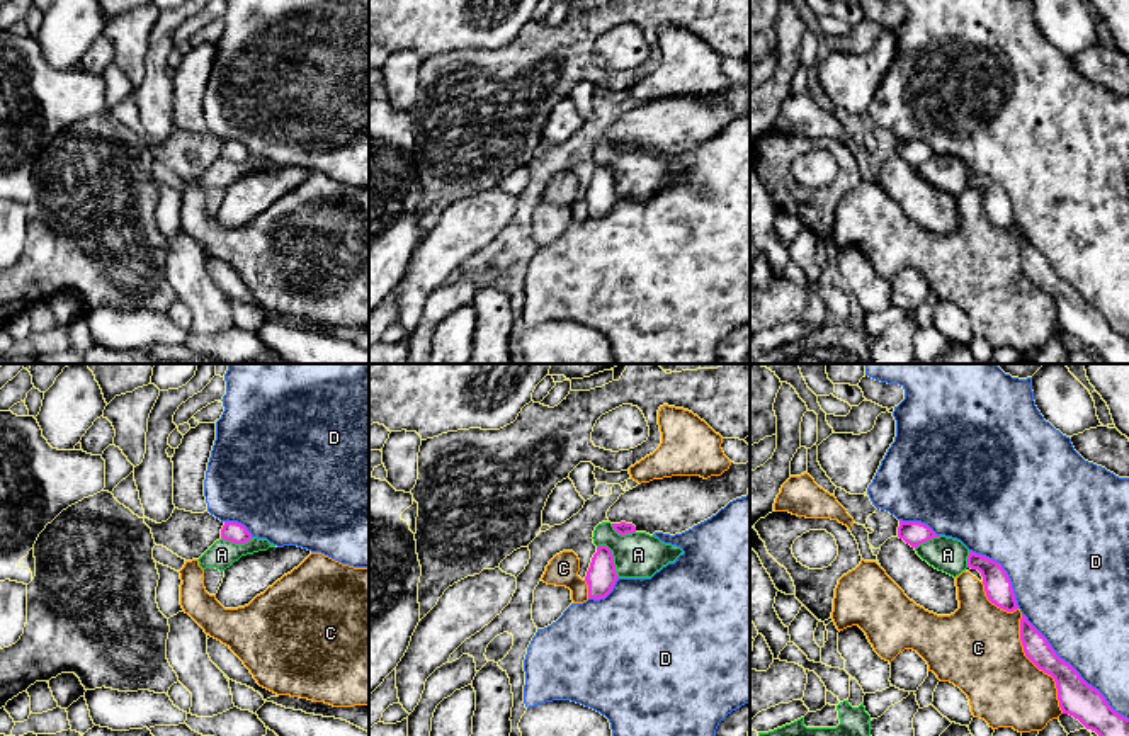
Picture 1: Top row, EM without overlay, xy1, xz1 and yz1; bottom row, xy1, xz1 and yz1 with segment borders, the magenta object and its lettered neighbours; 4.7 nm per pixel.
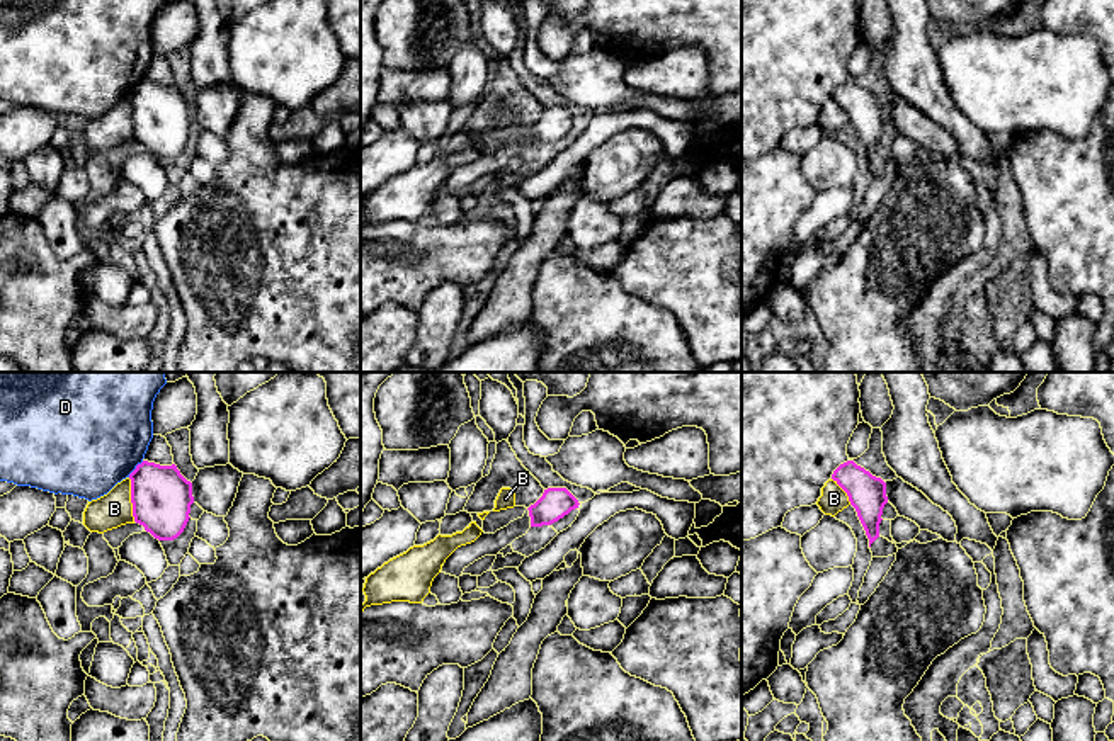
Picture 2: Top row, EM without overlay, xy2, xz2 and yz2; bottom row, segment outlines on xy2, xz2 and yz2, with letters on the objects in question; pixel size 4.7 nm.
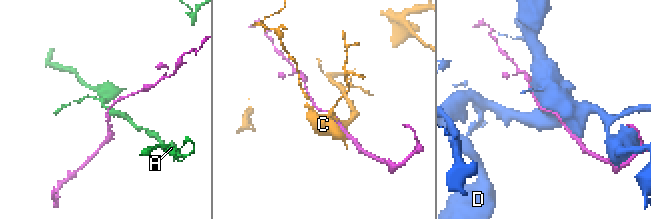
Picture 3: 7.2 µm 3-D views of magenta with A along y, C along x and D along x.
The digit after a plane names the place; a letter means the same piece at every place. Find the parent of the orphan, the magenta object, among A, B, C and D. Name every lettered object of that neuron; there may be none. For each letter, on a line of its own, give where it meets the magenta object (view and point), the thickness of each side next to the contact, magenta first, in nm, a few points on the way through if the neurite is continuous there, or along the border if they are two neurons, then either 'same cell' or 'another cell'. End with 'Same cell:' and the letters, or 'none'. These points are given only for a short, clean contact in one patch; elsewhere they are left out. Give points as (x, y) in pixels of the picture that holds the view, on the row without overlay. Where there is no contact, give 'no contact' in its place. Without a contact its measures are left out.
A: xz1 (612, 177) | 140/220 nm | along xz1 (599, 164), (611, 170), (614, 191), (619, 196) | another cell
B: xy2 (131, 119) | 280/160 nm | another cell
C: yz1 (1036, 284) | 170/380 nm | another cell
D: yz1 (1073, 288) | 170/420 nm | another cell
Same cell: none

